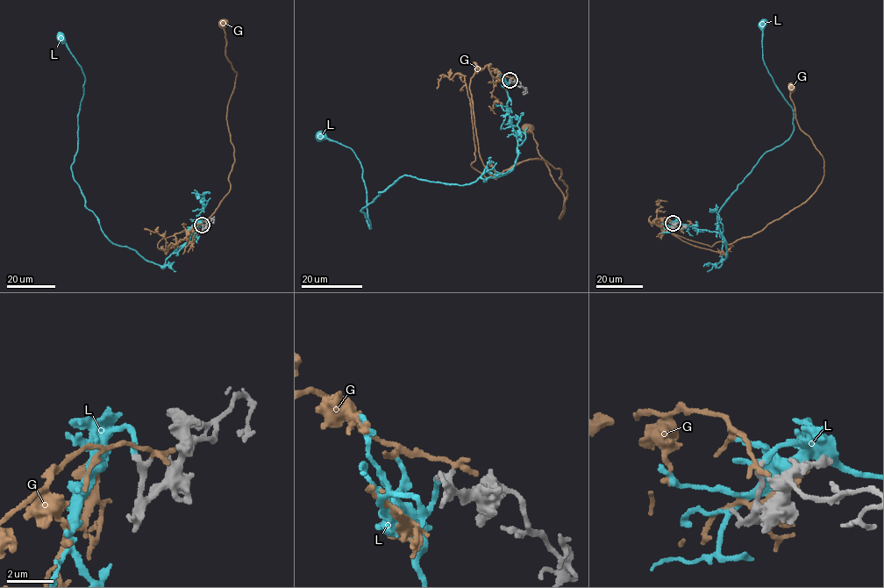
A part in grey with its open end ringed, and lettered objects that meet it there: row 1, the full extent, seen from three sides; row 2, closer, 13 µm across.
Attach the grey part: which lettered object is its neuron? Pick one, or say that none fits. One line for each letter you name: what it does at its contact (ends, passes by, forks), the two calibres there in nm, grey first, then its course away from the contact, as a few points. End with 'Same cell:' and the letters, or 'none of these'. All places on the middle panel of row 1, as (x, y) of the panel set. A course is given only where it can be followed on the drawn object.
L: it ends | 280/240 nm | via (509, 79), (514, 168), (460, 185), (399, 177), (363, 207), (370, 228), (360, 163), (350, 147), (320, 136)
Same cell: L

